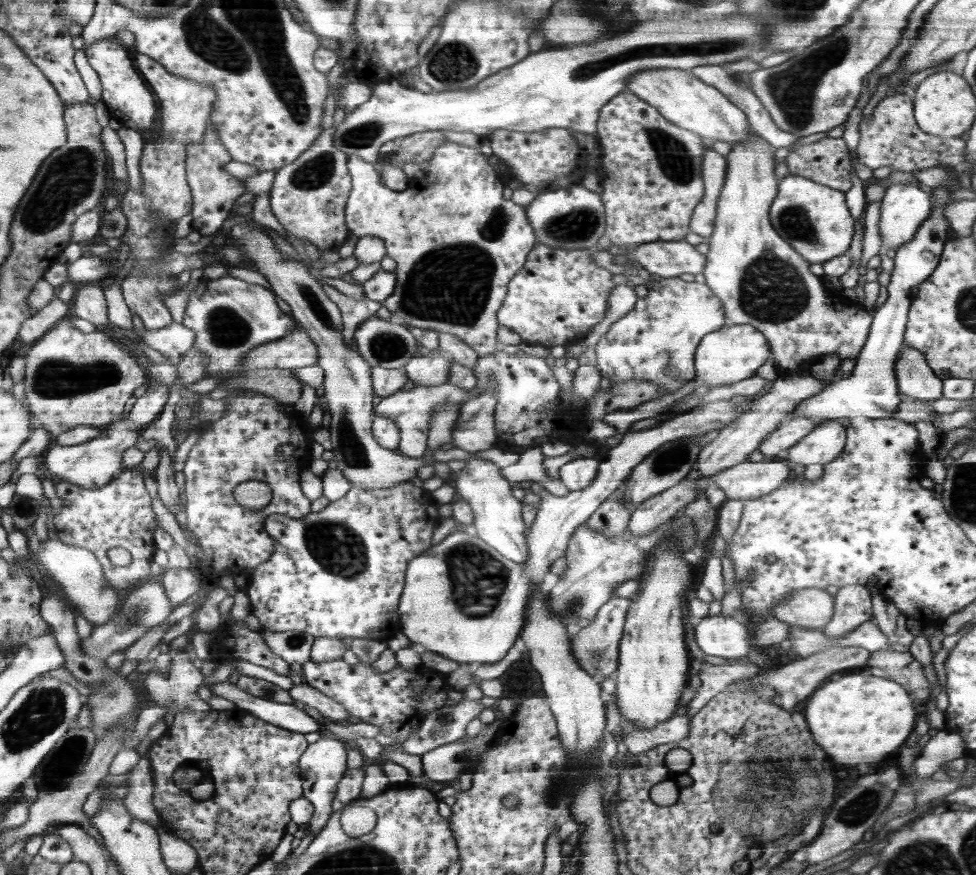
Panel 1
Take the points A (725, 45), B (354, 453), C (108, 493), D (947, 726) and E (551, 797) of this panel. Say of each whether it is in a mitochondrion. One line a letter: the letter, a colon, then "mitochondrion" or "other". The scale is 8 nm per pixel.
A: mitochondrion
B: mitochondrion
C: other
D: other
E: mitochondrion

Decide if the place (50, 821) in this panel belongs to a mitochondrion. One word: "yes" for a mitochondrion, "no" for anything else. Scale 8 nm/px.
no

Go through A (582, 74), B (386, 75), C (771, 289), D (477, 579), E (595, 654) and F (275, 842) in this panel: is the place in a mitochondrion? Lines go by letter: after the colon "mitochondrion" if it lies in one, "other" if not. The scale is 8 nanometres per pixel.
A: mitochondrion
B: other
C: mitochondrion
D: mitochondrion
E: mitochondrion
F: other

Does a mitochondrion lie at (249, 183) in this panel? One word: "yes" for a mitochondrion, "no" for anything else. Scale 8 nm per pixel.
no

